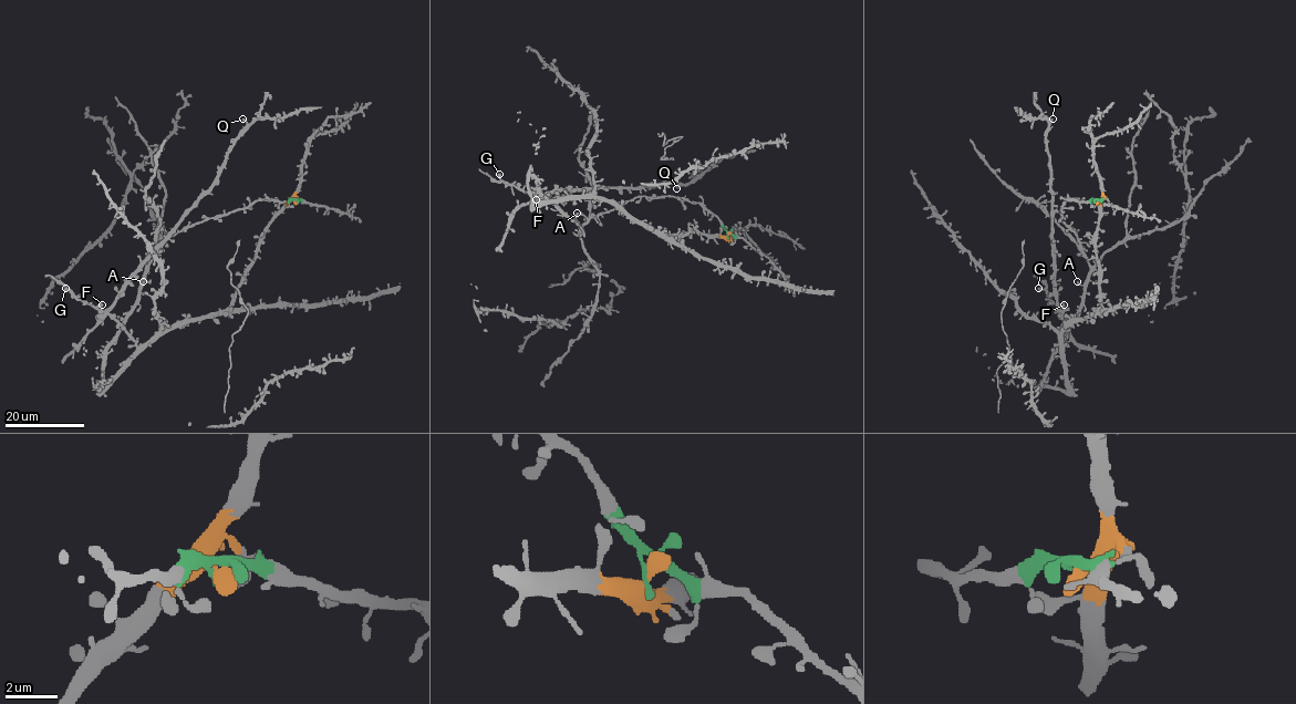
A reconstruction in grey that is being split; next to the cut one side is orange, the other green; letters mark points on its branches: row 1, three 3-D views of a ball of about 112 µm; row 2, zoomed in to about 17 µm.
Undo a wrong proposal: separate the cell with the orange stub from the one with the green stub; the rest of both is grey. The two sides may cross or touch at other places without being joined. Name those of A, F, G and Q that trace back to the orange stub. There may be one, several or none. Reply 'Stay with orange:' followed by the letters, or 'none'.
Stay with orange: F, G, Q

